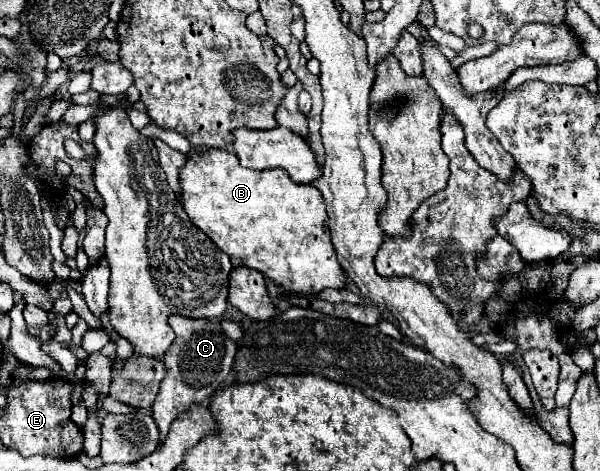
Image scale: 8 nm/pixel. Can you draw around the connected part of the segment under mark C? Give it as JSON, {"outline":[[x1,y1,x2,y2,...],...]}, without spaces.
{"outline":[[170,317,170,327,176,333,176,339,168,353,164,355,164,365,168,369,166,379,162,381,160,393,152,405,154,421,160,427,160,443,170,431,172,421,188,411,192,403,208,401,216,389,228,379,236,355,236,341,232,341,220,327,220,321,210,319,186,319]]}

